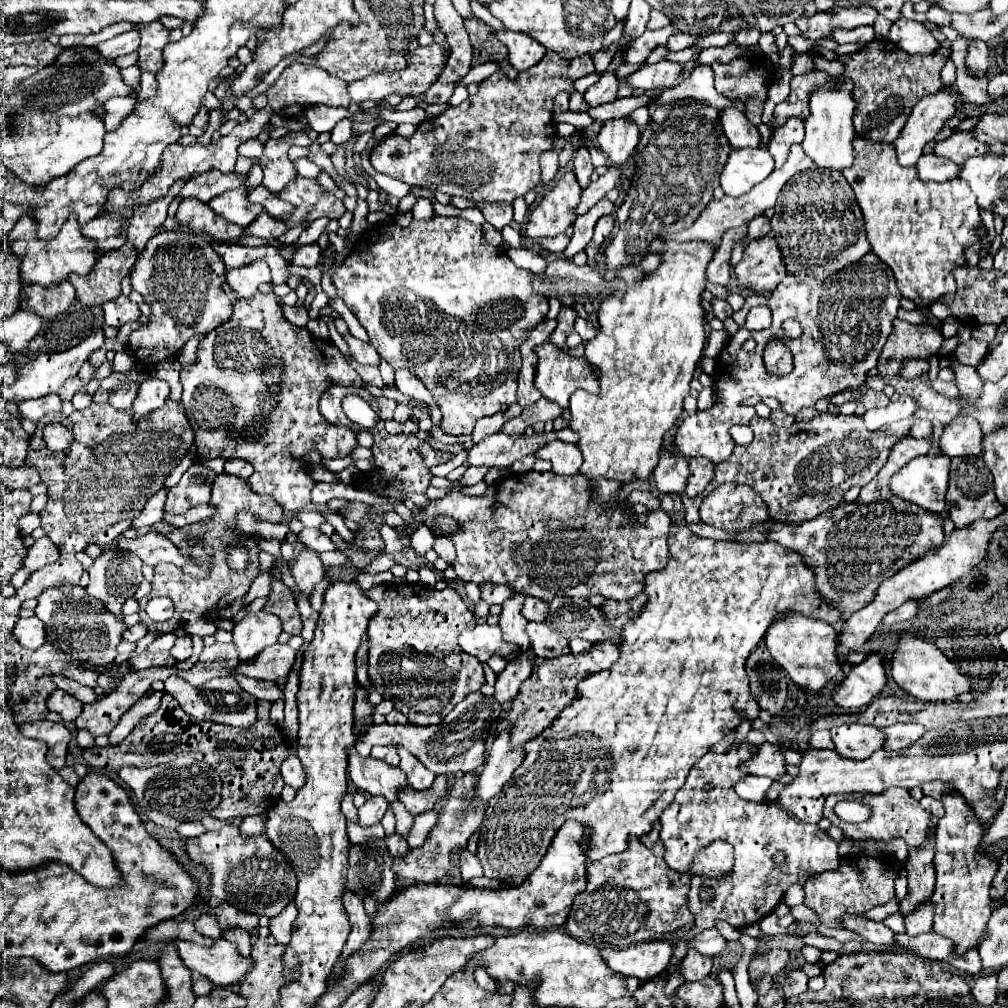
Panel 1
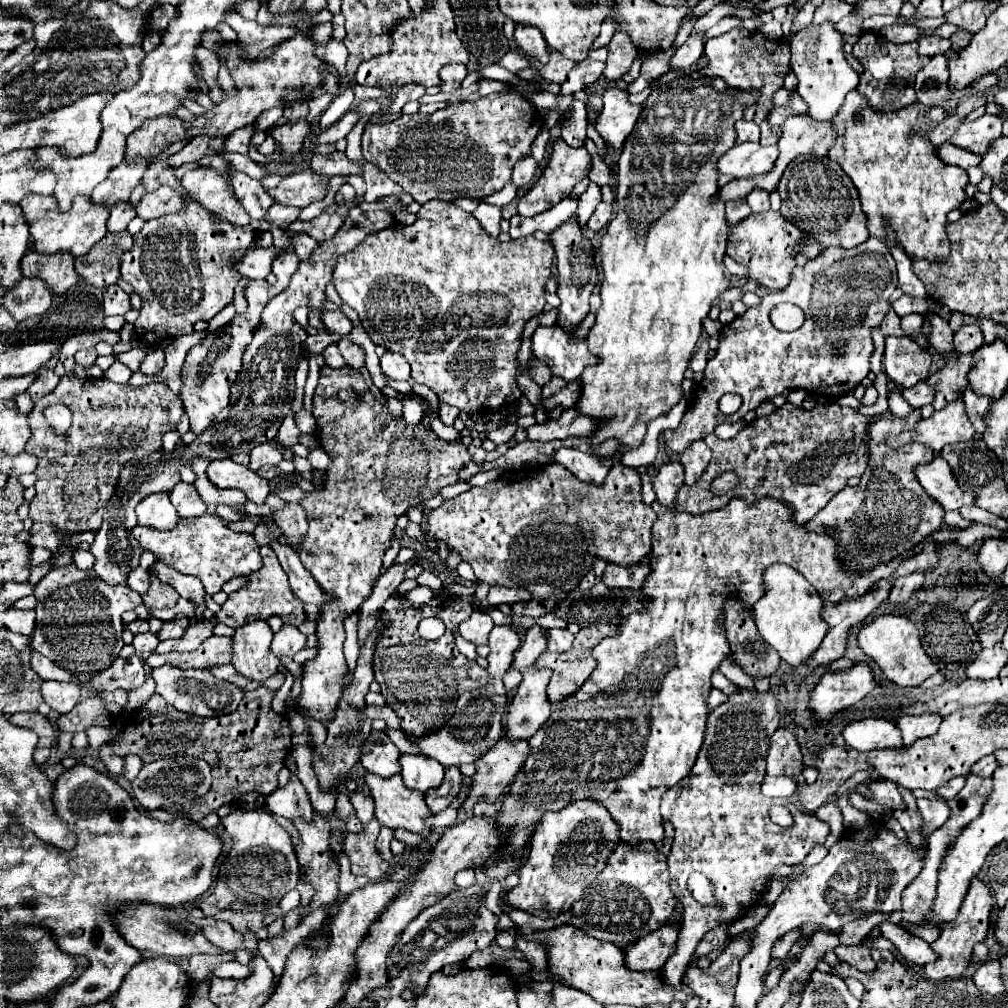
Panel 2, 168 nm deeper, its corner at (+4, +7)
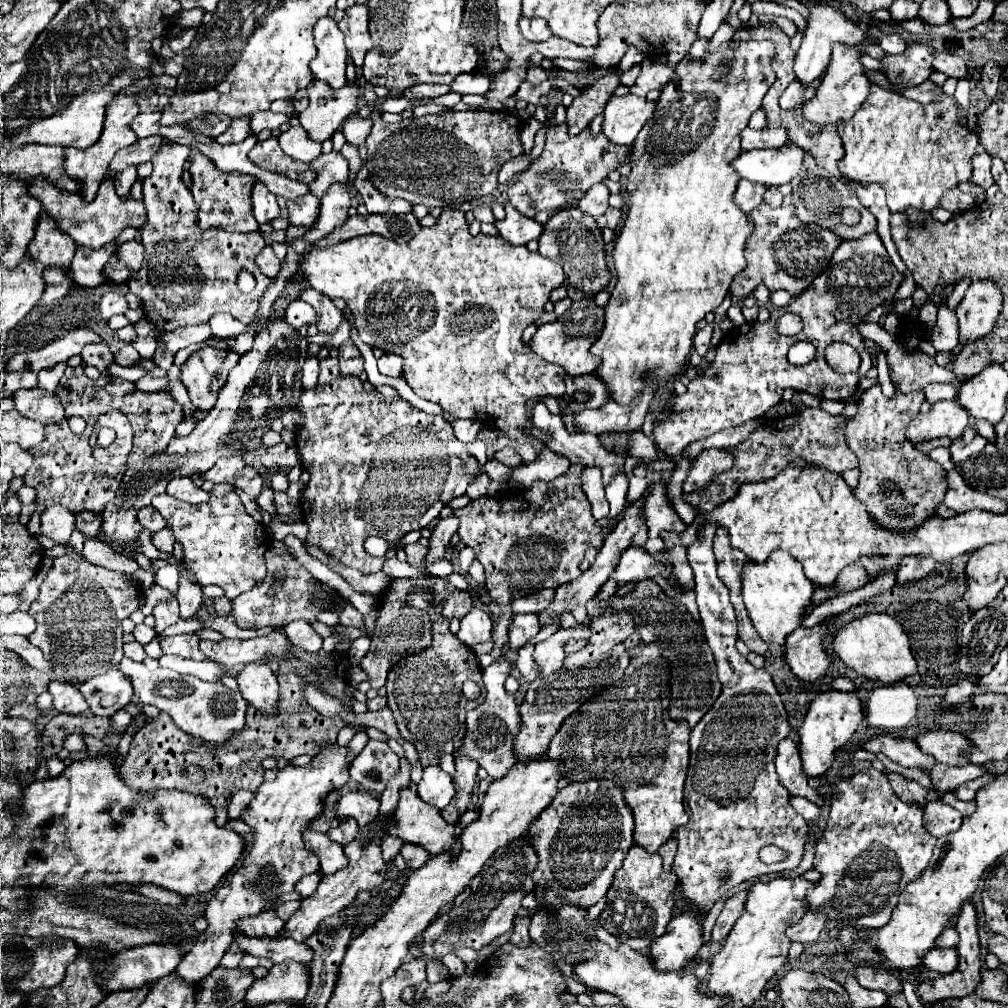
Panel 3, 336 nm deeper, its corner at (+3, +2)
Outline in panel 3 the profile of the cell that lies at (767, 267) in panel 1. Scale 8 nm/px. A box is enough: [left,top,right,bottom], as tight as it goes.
[730,202,842,300]

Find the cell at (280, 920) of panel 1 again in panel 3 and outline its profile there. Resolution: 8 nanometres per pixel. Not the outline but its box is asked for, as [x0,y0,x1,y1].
[296,872,322,898]

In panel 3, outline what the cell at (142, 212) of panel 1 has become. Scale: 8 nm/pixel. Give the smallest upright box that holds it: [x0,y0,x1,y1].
[216,116,252,144]

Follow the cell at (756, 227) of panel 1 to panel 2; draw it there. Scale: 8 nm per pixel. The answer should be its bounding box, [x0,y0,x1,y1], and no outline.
[747,191,769,213]

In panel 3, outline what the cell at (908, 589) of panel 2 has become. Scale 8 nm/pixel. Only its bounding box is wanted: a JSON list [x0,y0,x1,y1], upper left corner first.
[898,556,934,584]

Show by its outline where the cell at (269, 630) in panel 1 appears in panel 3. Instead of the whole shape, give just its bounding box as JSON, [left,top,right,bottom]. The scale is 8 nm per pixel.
[236,664,280,716]

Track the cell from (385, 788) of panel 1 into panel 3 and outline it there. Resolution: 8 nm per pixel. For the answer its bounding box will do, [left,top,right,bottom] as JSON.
[390,788,460,856]

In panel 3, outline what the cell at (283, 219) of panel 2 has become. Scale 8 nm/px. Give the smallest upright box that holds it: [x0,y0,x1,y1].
[288,194,320,226]

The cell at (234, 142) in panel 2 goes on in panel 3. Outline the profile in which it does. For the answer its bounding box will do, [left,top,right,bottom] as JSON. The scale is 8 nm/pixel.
[250,112,290,134]

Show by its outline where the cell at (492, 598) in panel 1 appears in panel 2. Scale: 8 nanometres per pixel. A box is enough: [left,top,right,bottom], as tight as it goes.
[487,587,533,607]

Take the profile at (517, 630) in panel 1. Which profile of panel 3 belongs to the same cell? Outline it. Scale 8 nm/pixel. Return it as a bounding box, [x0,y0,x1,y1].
[454,658,522,780]

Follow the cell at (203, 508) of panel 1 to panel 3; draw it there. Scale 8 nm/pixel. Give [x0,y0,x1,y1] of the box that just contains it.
[166,476,210,504]

